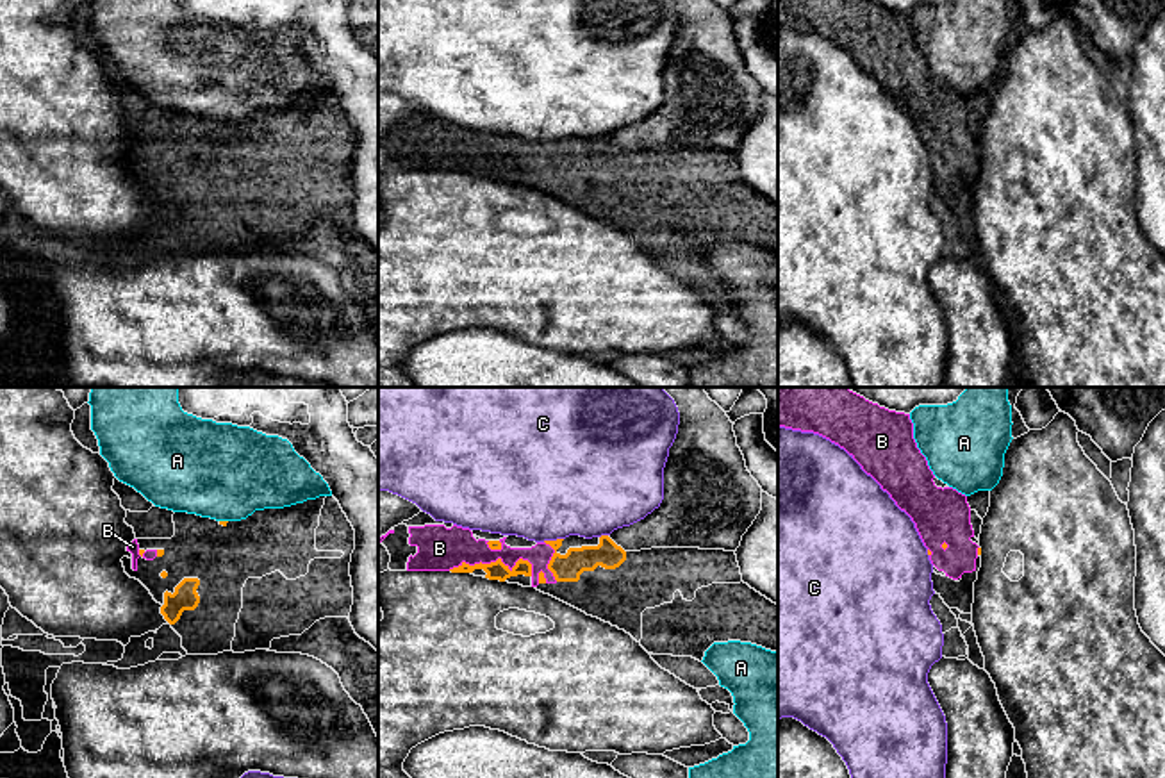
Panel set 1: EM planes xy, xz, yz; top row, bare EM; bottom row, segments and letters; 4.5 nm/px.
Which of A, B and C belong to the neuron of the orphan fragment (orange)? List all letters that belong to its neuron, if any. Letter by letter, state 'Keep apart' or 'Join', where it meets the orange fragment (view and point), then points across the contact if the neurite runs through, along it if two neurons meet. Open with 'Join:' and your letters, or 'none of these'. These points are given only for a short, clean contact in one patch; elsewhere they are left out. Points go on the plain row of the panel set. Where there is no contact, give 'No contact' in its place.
Join: B
A: Keep apart. Touches orange at xy (223, 122). Boundary: xy (220, 120), (227, 122)
B: Join. Touches orange at xz (491, 163)
C: Keep apart. Touches orange at xz (552, 141)

